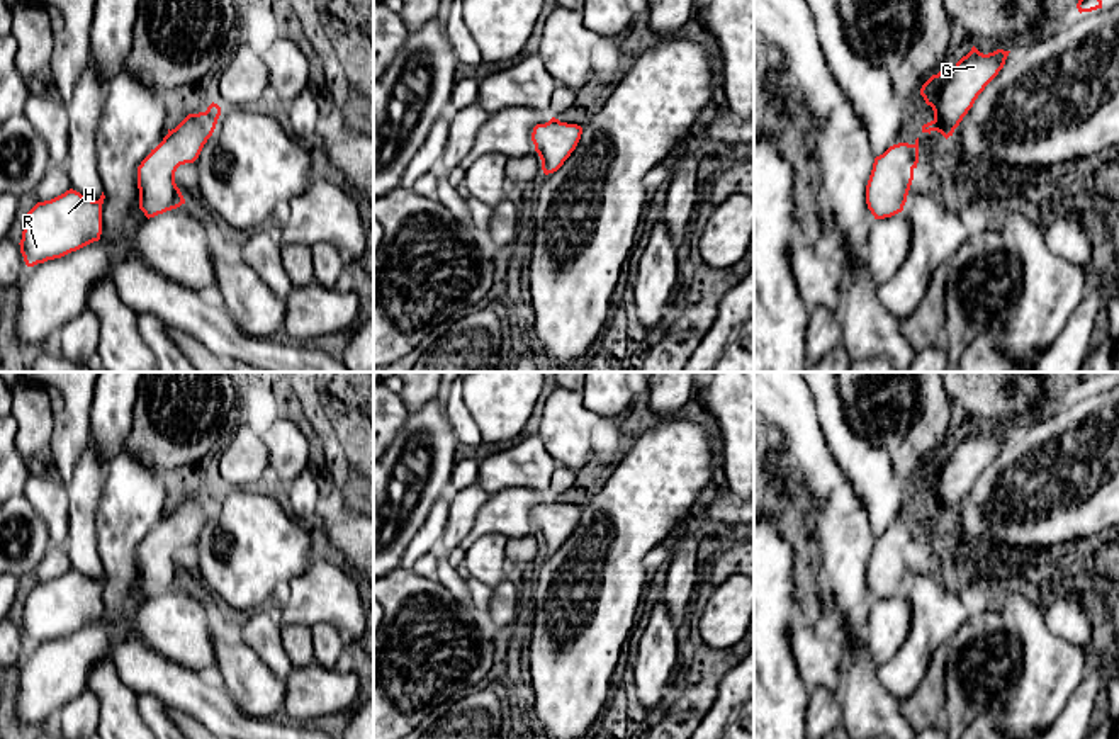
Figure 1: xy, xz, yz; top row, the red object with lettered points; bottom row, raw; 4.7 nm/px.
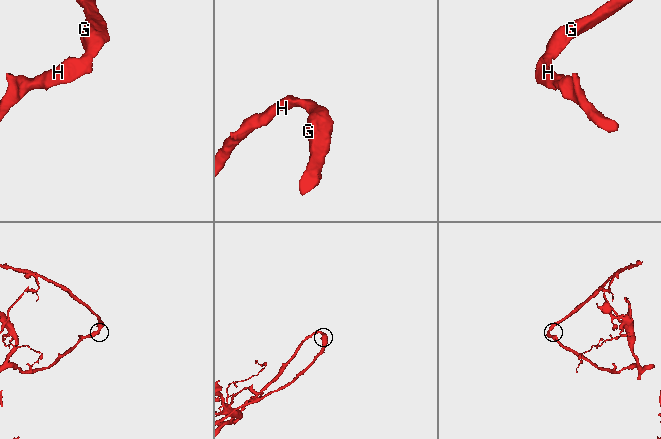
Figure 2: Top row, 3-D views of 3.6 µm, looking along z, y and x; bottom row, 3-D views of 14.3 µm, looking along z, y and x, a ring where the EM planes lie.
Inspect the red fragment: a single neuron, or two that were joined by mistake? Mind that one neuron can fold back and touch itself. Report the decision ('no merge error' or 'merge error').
no merge error

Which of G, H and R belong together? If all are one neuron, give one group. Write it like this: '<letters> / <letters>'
G H R

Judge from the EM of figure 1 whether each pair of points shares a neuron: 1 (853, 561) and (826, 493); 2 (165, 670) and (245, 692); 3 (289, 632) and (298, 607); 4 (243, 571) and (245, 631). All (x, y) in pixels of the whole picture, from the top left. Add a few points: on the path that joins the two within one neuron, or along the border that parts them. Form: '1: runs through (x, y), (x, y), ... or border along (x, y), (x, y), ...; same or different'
1: runs through (846, 544), (837, 510); same
2: border along (219, 683), (226, 695), (248, 716); different
3: border along (282, 622), (299, 622), (309, 627); different
4: border along (265, 607), (253, 609), (235, 620); different

